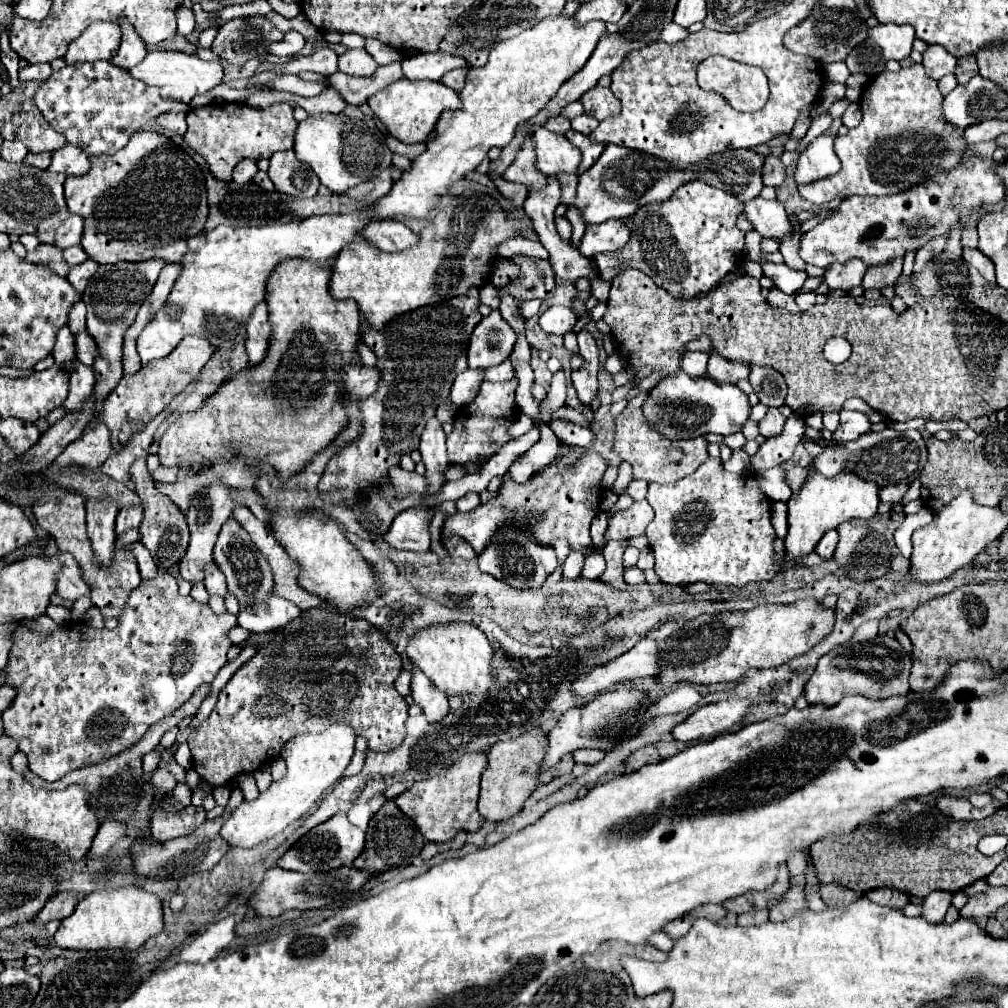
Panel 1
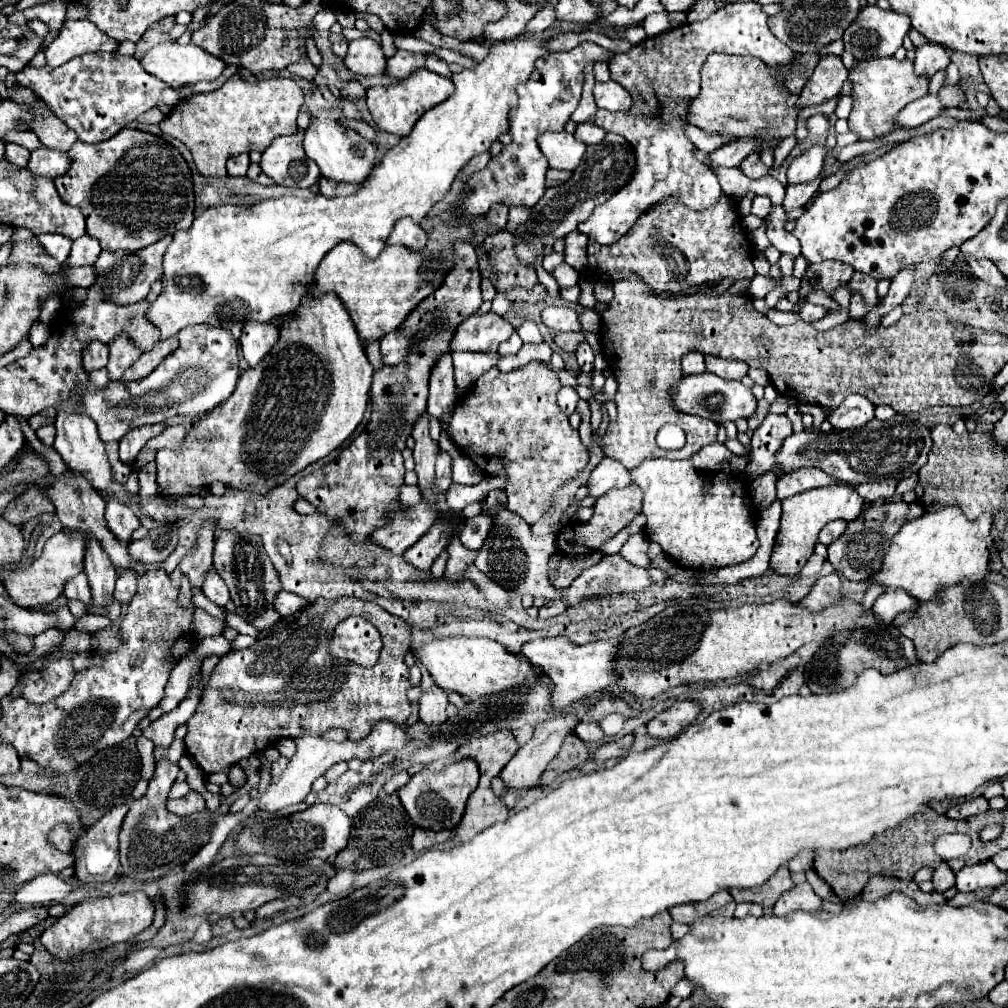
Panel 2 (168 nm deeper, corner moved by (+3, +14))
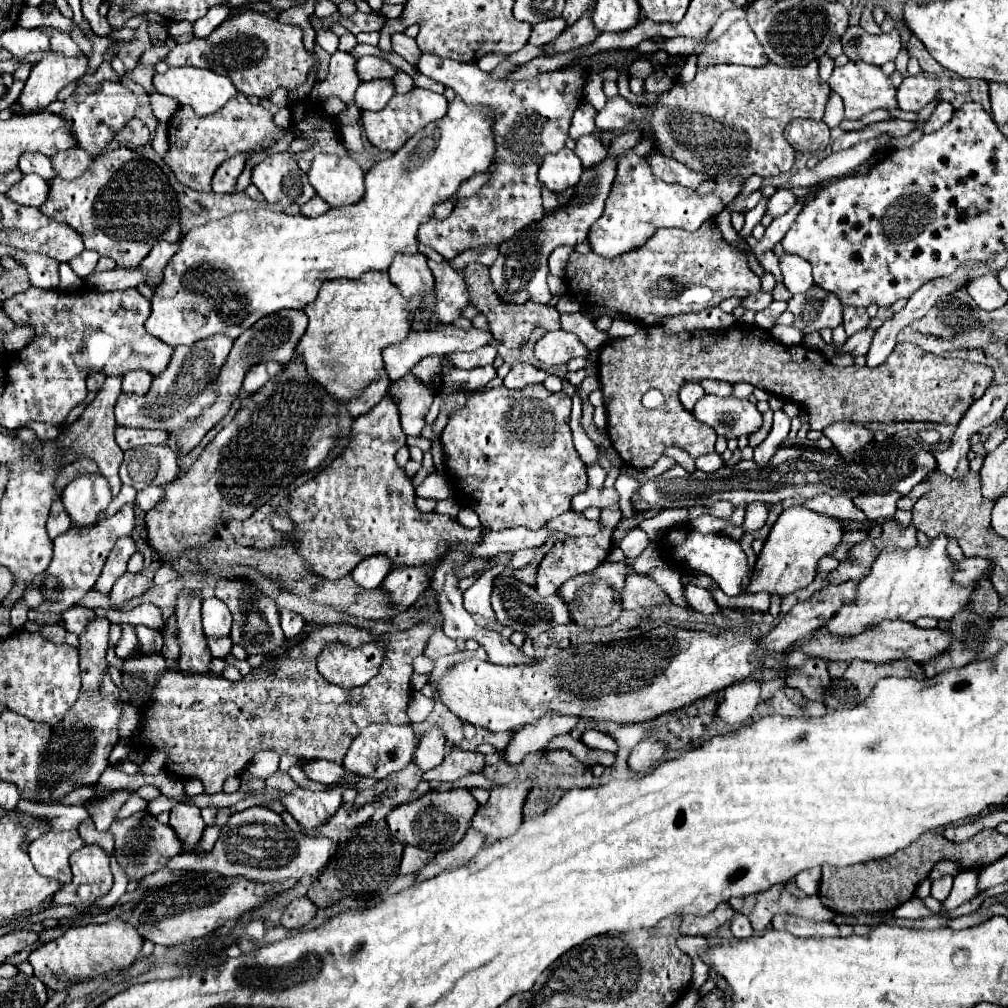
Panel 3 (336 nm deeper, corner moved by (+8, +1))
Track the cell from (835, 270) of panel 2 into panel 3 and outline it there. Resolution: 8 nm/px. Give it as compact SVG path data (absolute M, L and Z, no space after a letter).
M812 285L806 293L794 295L788 301L788 309L794 313L794 327L804 333L820 331L824 327L838 327L842 323L842 303L834 293Z

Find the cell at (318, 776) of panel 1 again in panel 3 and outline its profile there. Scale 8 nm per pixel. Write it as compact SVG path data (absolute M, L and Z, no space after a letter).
M374 723L368 725L352 743L348 749L342 767L354 775L360 777L372 777L372 779L386 779L390 773L396 773L404 769L412 761L412 753L416 747L416 735L408 725L390 725L390 723Z

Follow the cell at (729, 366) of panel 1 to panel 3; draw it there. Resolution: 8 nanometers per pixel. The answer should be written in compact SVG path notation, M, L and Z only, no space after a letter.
M704 379L704 381L700 381L700 385L704 387L706 393L712 393L712 395L720 395L720 397L728 397L728 395L732 395L732 385L730 385L730 383L724 383L724 381Z

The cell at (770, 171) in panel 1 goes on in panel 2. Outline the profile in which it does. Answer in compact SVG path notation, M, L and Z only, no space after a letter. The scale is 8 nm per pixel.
M751 152L741 164L739 164L739 170L749 176L749 178L761 178L769 172L769 168L759 160L759 154L757 152Z

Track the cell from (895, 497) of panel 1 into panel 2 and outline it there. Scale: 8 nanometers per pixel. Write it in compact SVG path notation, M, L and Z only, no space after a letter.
M881 480L881 482L868 482L857 486L857 492L867 502L875 500L889 500L895 496L897 480Z

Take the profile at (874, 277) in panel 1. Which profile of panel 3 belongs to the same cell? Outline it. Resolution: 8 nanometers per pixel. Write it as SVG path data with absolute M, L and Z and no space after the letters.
M844 307L844 329L846 329L848 337L854 335L856 331L864 329L868 323L870 323L870 317L866 313L866 307L858 307L858 309Z

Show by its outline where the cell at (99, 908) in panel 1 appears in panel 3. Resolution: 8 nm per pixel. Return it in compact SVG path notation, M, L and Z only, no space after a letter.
M114 917L102 925L84 925L84 927L70 927L62 937L34 949L28 961L34 967L34 975L46 987L72 987L82 979L92 979L96 975L104 975L110 971L120 971L130 967L142 949L144 939L140 937L138 929L124 923L124 919Z

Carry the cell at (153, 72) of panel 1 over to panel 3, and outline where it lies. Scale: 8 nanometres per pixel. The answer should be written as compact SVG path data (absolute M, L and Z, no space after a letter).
M170 67L166 73L156 73L154 75L154 89L162 95L176 99L182 105L194 107L194 111L198 115L214 113L236 93L236 87L232 85L232 81L228 77L212 73L208 69L198 69L198 67Z

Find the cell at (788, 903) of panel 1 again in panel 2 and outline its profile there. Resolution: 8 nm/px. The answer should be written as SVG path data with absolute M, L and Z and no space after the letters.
M803 882L803 884L797 884L793 886L791 890L787 890L779 900L777 904L773 906L773 914L777 916L785 916L793 910L805 910L805 912L819 912L821 910L821 898L813 892L813 888Z

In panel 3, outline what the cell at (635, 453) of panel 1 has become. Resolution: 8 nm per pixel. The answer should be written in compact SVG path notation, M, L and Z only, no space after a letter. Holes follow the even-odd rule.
M734 323L724 331L680 331L666 333L662 327L638 327L636 335L624 339L606 341L604 347L598 349L598 379L604 393L604 403L608 411L608 435L618 451L620 459L628 467L650 467L656 459L664 455L666 447L678 447L690 453L692 459L700 455L712 453L716 443L716 433L704 425L694 421L692 413L684 407L678 407L678 389L686 381L702 381L702 379L720 379L728 383L752 383L758 389L768 391L774 397L796 403L806 409L810 417L812 429L826 429L842 419L862 421L862 423L898 423L898 421L932 421L932 423L958 423L972 401L976 401L990 387L994 379L994 369L982 363L966 361L966 359L948 359L934 353L922 351L914 343L898 343L890 357L878 367L838 367L830 363L820 351L808 349L804 345L786 347L770 337L768 331L756 325ZM730 331L736 331L736 337L730 337ZM602 369L602 371L600 371ZM648 389L658 389L666 397L664 405L658 409L646 409L642 405L642 395Z

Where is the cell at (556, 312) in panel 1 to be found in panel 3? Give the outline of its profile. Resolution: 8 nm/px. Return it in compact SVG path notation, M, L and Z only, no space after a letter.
M562 329L550 331L542 339L538 339L534 353L546 365L564 365L574 357L586 357L588 355L588 351L580 343L580 339L574 333L568 333Z

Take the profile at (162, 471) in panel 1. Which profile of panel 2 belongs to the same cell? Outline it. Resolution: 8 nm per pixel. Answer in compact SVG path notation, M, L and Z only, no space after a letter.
M149 462L139 470L139 496L149 498L155 494L157 494L157 466L155 462Z

